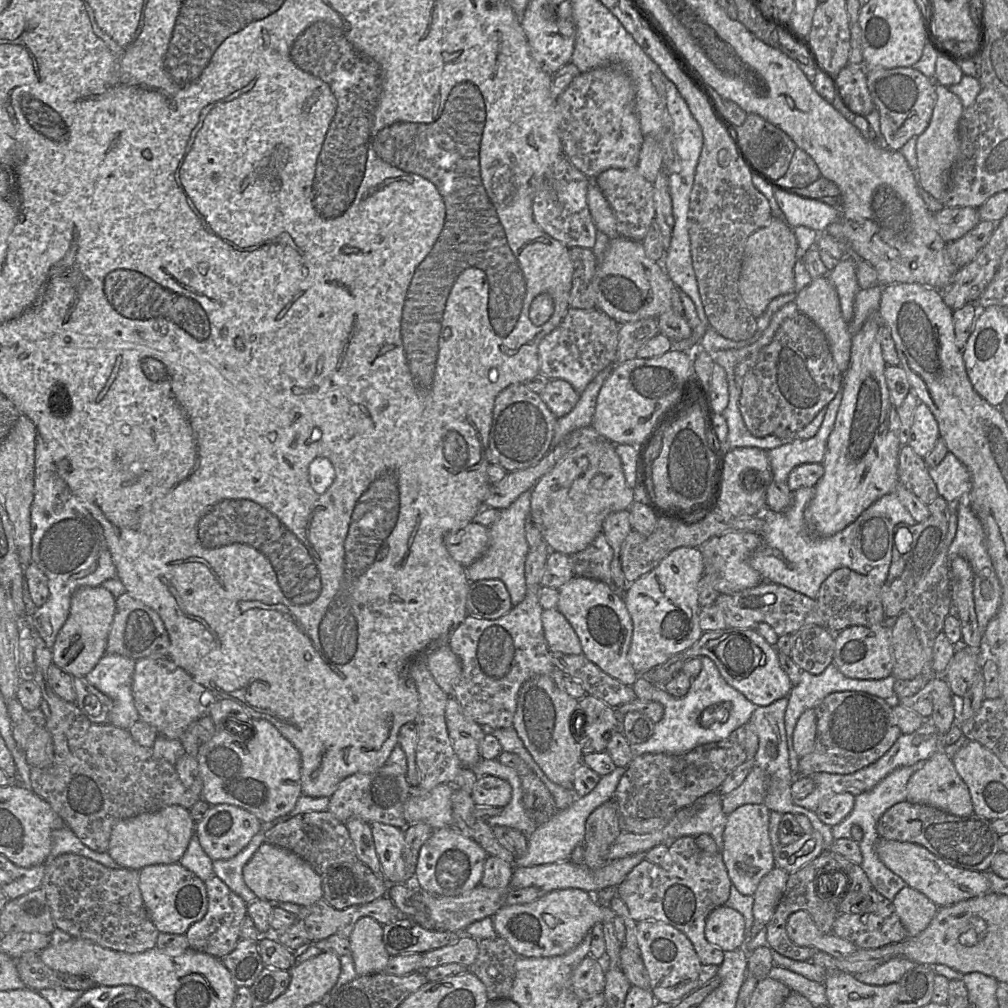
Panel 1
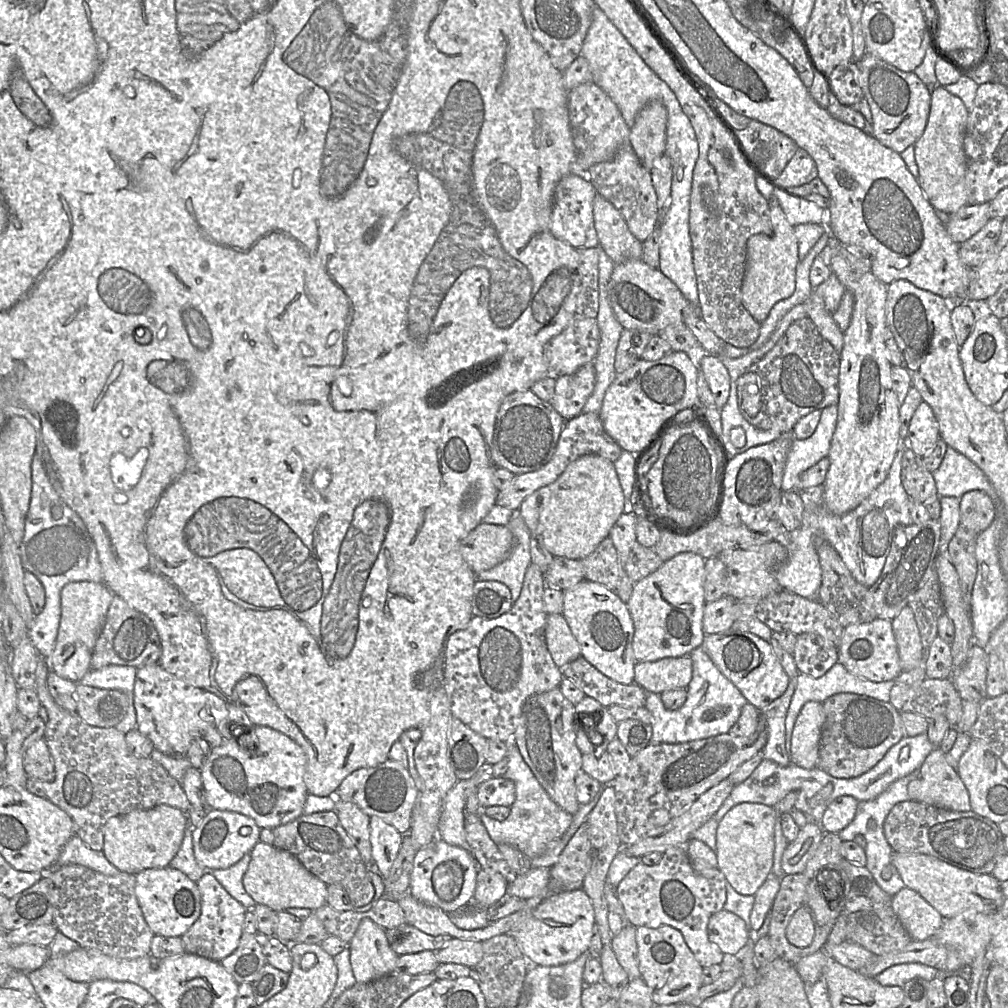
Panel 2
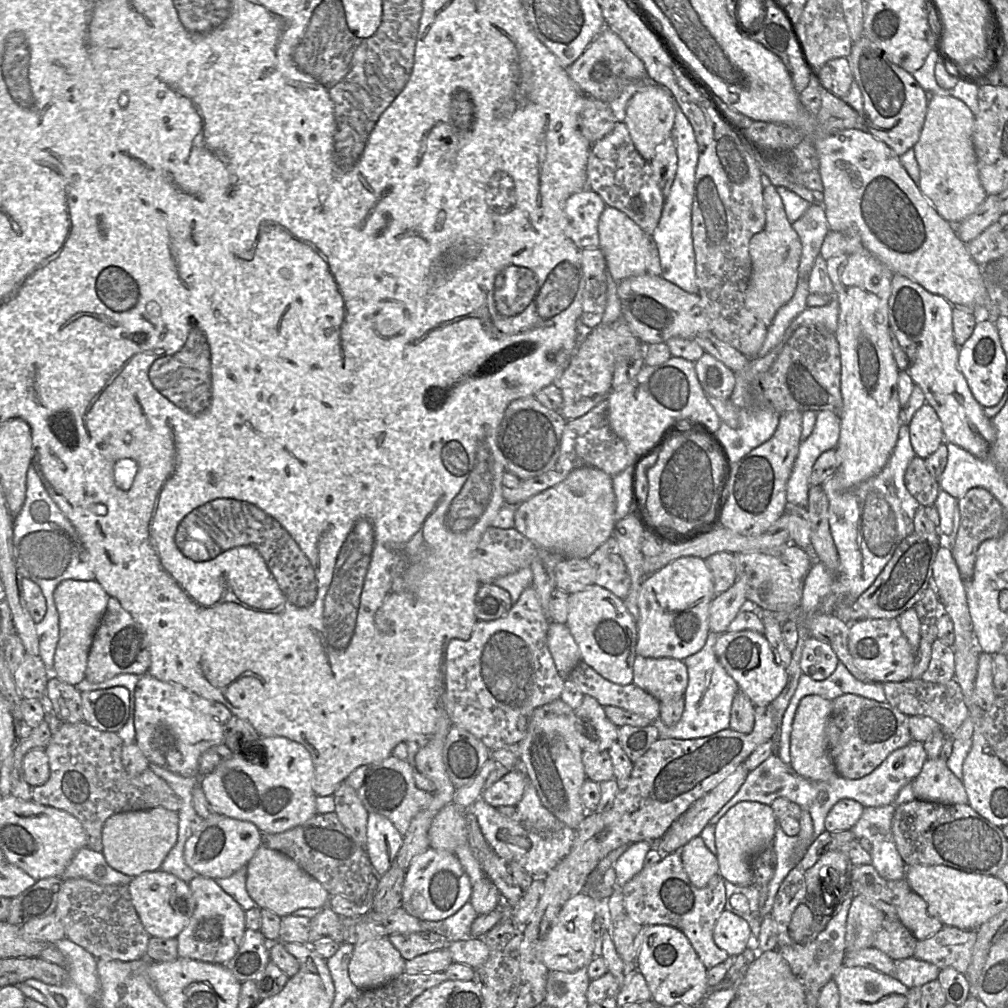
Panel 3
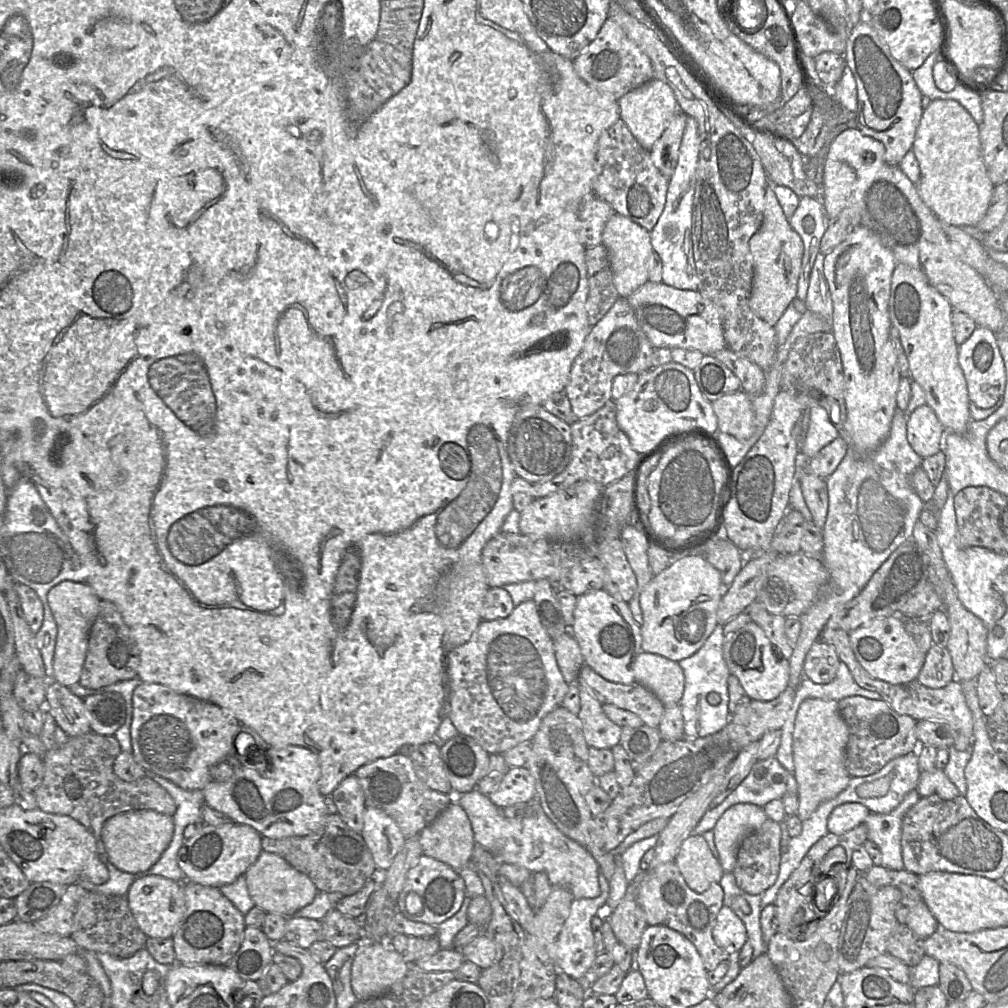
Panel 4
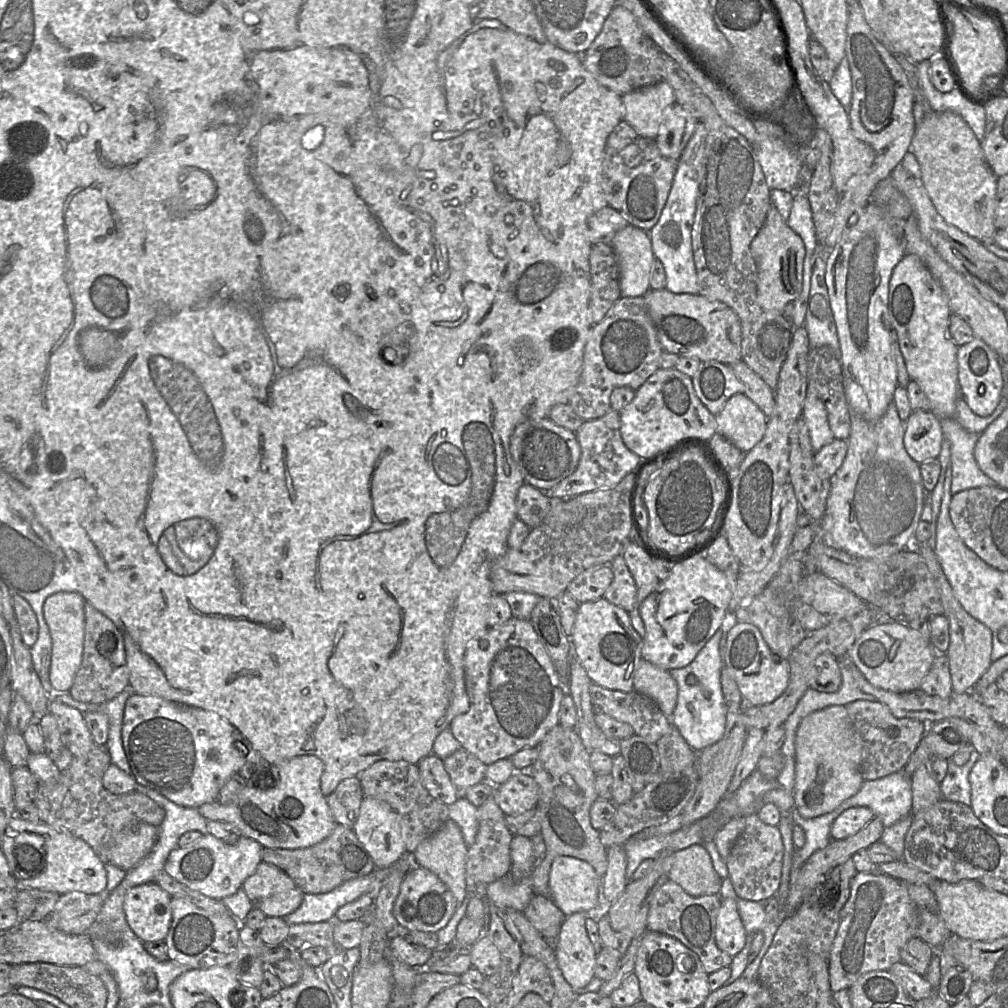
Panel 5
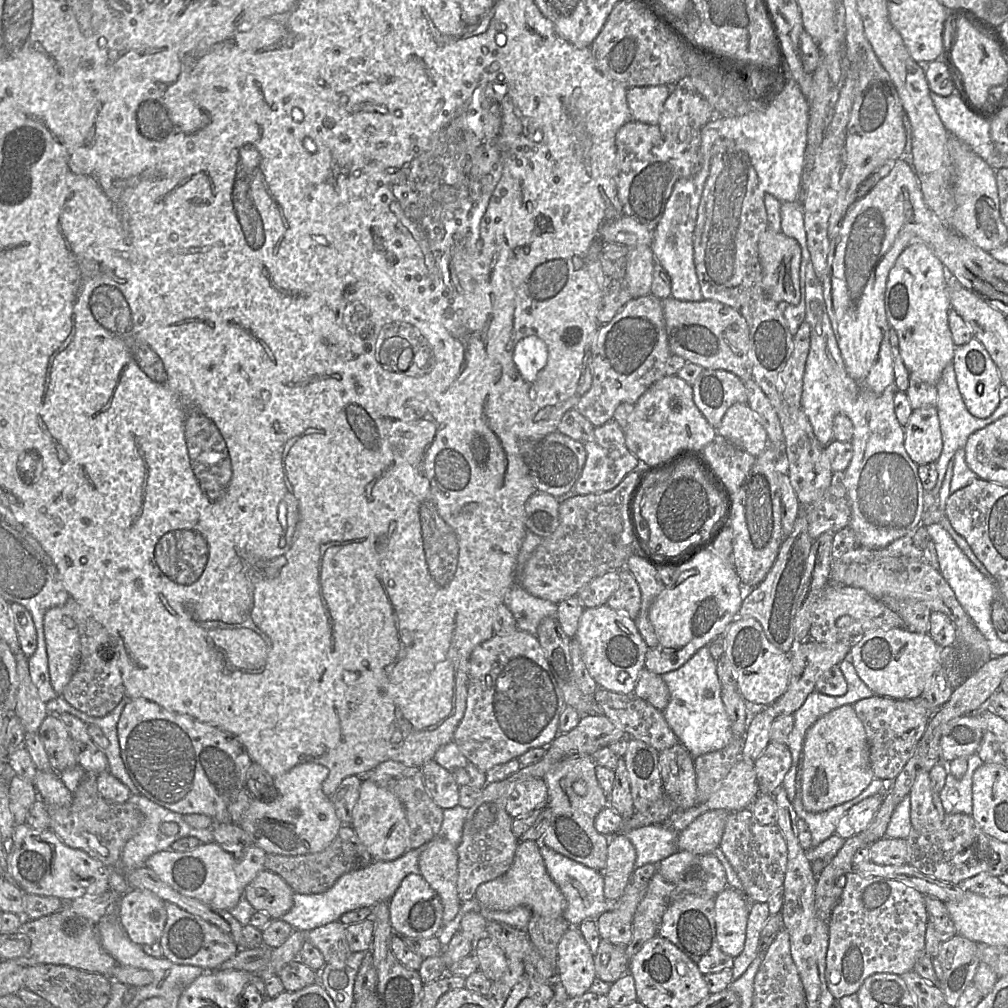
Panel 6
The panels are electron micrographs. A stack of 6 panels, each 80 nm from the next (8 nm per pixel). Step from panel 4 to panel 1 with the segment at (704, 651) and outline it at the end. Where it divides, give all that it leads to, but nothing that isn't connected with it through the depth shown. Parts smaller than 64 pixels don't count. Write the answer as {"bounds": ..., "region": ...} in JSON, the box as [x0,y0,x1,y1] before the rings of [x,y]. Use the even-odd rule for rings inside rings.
{"bounds":[630,656,758,758],"region":[[[702,656],[700,660],[701,670],[692,679],[688,692],[681,698],[671,696],[663,687],[653,684],[644,676],[639,676],[632,685],[638,699],[658,702],[664,708],[663,717],[655,724],[652,736],[643,743],[630,744],[633,758],[647,753],[683,754],[700,745],[728,739],[734,730],[750,720],[758,706],[730,686],[709,657]],[[704,711],[705,714],[720,713],[721,717],[704,722],[702,715]]]}

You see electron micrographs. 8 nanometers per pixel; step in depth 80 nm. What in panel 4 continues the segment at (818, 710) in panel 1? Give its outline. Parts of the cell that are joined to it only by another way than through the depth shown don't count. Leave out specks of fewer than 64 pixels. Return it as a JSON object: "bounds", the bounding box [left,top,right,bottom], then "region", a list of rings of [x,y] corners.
{"bounds":[838,696,917,777],"region":[[[848,696],[838,701],[839,712],[845,721],[849,737],[845,750],[845,766],[850,777],[864,777],[876,773],[889,761],[917,747],[917,720],[895,712],[884,700],[862,696]]]}

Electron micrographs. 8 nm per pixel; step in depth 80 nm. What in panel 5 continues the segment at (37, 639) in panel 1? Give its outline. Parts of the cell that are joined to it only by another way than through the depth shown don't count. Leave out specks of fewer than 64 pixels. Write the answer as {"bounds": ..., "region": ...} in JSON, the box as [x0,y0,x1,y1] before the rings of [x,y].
{"bounds":[34,744,165,865],"region":[[[96,744],[87,755],[73,757],[70,765],[60,772],[57,783],[39,782],[34,800],[41,822],[84,840],[105,865],[109,863],[108,851],[121,831],[140,822],[159,826],[165,817],[164,808],[144,793],[113,794],[105,789],[102,777],[110,763],[106,744]]]}

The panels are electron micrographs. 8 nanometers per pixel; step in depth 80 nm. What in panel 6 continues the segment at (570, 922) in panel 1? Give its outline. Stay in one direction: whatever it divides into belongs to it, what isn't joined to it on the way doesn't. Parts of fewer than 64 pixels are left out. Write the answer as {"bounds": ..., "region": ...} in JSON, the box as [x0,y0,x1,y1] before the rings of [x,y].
{"bounds":[557,926,597,998],"region":[[[570,926],[560,940],[557,973],[570,998],[588,992],[597,977],[594,955],[577,926]]]}

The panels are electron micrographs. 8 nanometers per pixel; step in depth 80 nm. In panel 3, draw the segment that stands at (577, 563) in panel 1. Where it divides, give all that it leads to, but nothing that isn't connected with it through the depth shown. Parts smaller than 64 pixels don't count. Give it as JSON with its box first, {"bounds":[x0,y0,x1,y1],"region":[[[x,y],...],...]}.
{"bounds":[587,536,631,600],"region":[[[613,536],[608,538],[587,559],[595,569],[595,584],[624,600],[628,594],[631,579],[616,539]]]}

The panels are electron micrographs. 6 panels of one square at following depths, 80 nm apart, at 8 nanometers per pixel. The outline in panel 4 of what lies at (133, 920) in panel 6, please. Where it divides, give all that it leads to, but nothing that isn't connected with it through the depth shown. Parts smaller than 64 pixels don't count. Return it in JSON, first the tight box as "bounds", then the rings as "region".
{"bounds":[126,875,186,938],"region":[[[158,875],[137,876],[129,887],[126,897],[139,928],[148,938],[171,938],[186,910],[183,886]]]}

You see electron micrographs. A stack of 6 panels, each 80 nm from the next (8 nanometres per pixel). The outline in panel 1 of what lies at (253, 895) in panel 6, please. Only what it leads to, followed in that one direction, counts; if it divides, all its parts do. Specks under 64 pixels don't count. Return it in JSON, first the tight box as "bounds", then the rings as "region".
{"bounds":[243,842,323,907],"region":[[[266,842],[243,868],[243,879],[258,899],[272,904],[290,902],[307,907],[323,897],[321,876],[307,861],[288,849]]]}

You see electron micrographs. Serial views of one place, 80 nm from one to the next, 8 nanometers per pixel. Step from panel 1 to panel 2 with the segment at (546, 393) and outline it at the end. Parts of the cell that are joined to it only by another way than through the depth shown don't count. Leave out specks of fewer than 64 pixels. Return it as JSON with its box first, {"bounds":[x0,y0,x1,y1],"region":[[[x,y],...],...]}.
{"bounds":[550,362,595,420],"region":[[[589,362],[575,373],[556,379],[555,392],[550,404],[563,417],[570,420],[582,413],[582,409],[595,386],[595,367]]]}

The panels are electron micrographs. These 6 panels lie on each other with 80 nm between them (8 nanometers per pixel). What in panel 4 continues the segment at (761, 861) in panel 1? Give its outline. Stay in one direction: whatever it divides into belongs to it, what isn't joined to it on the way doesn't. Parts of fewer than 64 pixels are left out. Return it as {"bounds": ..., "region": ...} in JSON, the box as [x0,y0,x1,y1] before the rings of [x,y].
{"bounds":[713,803,767,873],"region":[[[750,803],[733,805],[720,817],[713,833],[718,861],[724,872],[732,873],[742,840],[767,819],[763,808]]]}

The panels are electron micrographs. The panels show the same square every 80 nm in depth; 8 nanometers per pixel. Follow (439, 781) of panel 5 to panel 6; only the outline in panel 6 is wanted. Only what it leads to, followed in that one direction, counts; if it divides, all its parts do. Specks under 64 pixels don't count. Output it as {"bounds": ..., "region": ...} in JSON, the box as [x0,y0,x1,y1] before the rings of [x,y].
{"bounds":[422,759,459,810],"region":[[[434,759],[422,767],[425,787],[433,801],[443,810],[459,804],[459,785],[452,773],[440,766]]]}

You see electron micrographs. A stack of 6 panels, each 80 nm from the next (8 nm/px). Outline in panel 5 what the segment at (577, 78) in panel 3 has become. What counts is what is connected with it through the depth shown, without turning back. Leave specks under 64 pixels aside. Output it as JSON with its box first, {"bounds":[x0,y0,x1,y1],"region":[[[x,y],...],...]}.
{"bounds":[581,4,664,95],"region":[[[618,4],[606,18],[599,35],[581,54],[581,60],[585,69],[600,84],[619,95],[664,81],[660,69],[659,49],[639,26],[633,14]]]}

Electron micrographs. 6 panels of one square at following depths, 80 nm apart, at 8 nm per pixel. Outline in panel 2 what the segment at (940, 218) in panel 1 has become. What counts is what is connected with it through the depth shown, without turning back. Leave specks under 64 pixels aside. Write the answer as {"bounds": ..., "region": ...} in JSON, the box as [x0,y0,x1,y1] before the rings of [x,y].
{"bounds":[945,202,989,244],"region":[[[988,202],[968,204],[949,215],[945,227],[952,240],[961,244],[980,231],[989,219]]]}

